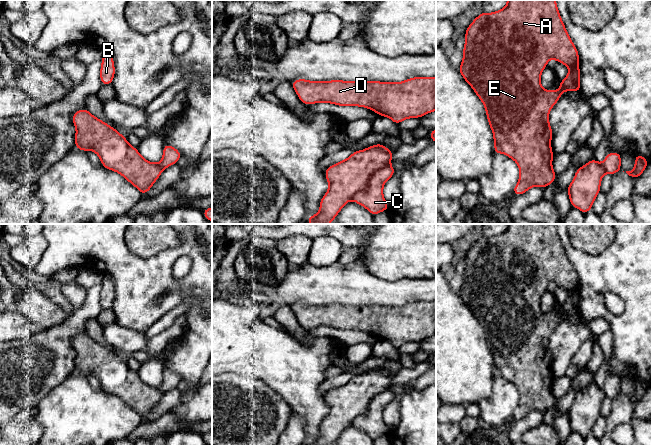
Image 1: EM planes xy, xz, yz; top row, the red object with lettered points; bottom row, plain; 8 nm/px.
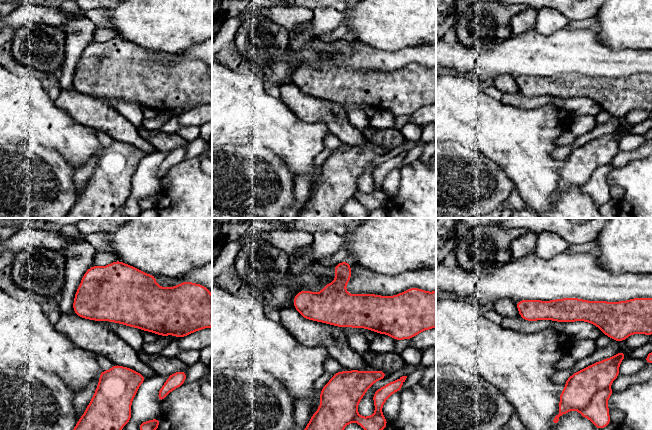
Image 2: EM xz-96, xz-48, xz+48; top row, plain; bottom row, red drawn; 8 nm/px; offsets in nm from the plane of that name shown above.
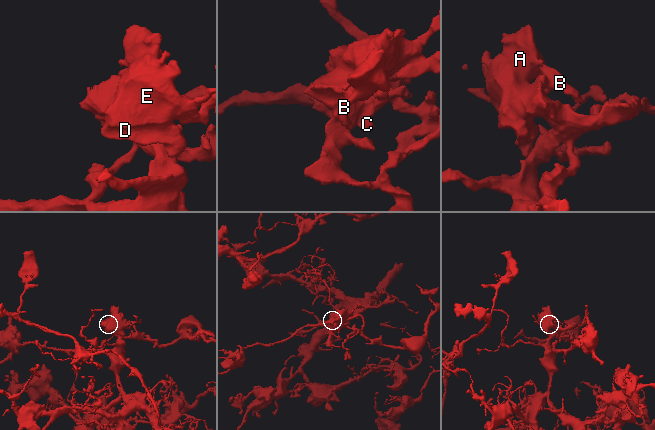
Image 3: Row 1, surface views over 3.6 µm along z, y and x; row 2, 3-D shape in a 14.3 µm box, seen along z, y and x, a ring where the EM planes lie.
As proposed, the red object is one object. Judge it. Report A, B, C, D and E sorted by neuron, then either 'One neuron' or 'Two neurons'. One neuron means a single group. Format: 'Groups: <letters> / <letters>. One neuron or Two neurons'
Groups: A B C D E. One neuron

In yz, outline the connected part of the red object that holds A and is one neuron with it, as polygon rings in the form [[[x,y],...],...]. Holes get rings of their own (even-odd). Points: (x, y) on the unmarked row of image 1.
[[[507,224],[505,232],[493,237],[482,236],[465,255],[463,284],[458,294],[485,331],[493,356],[495,378],[505,378],[519,391],[519,405],[513,413],[513,419],[522,419],[533,410],[545,412],[556,404],[552,391],[553,355],[549,348],[549,335],[564,315],[580,316],[581,296],[578,287],[578,274],[569,261],[555,224]],[[551,282],[569,292],[566,302],[559,305],[559,315],[546,315],[541,310],[541,297]]]

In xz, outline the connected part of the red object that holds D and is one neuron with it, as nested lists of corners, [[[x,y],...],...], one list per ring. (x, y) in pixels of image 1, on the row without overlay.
[[[436,300],[413,301],[405,305],[309,305],[296,303],[292,311],[303,328],[331,327],[338,330],[358,330],[371,333],[378,340],[389,341],[396,349],[405,343],[420,342],[436,334]]]

